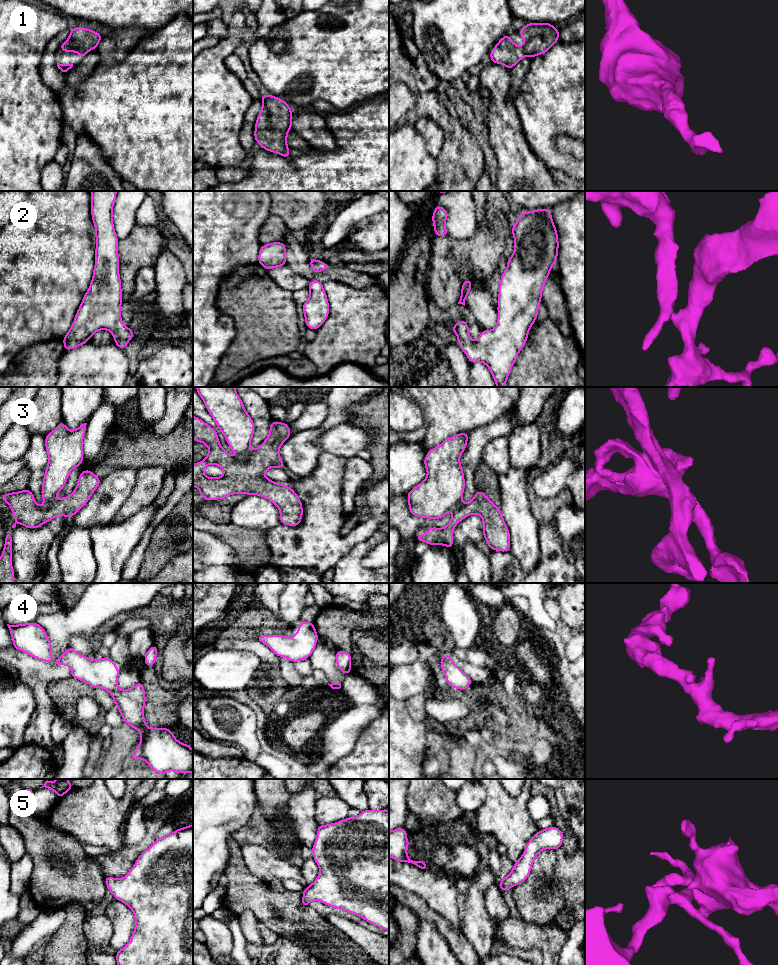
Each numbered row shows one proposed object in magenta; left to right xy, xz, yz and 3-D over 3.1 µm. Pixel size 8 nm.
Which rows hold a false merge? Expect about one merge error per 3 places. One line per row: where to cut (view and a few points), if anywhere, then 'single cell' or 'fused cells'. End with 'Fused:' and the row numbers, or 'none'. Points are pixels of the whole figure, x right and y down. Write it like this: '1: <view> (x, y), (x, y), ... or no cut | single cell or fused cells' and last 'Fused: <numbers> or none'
1: no cut | single cell
2: no cut | single cell
3: xz (250, 450), (245, 456), (240, 458) | fused cells
4: no cut | single cell
5: no cut | single cell
Fused: 3

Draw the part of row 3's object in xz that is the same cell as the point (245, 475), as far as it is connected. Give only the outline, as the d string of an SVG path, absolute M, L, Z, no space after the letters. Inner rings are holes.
M193 415L193 440L204 443L209 453L199 463L193 463L193 486L199 489L203 500L218 500L233 494L247 494L262 496L270 500L280 510L281 524L299 526L303 516L303 507L295 491L285 484L275 483L268 479L264 473L270 468L285 468L279 455L279 449L291 436L289 425L273 420L269 429L269 436L255 450L250 450L243 458L234 458L220 445L216 431L203 420ZM210 464L221 467L224 474L221 477L207 477L203 470Z

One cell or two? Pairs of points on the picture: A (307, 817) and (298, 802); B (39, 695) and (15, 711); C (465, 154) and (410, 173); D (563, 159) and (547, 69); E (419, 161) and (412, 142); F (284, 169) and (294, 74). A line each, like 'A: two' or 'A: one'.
A: one
B: two
C: two
D: one
E: one
F: two

